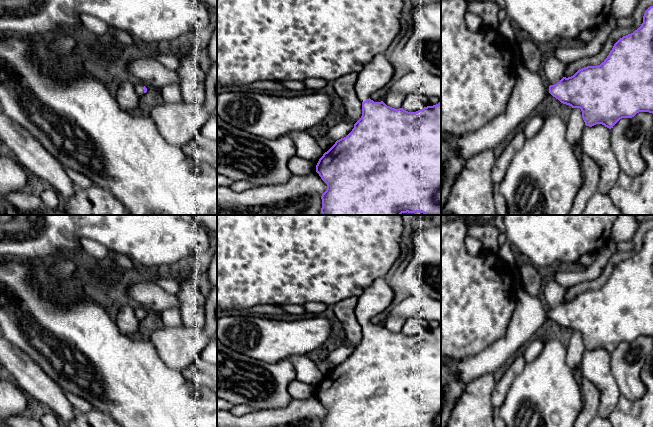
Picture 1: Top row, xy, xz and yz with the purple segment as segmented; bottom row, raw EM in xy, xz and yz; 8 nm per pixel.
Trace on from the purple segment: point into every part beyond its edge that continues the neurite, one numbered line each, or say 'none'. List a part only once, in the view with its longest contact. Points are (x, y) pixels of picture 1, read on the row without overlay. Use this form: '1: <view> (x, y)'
1: xz (377, 297)

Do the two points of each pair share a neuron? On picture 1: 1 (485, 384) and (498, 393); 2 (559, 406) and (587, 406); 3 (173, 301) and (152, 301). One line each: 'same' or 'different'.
1: different
2: different
3: same

